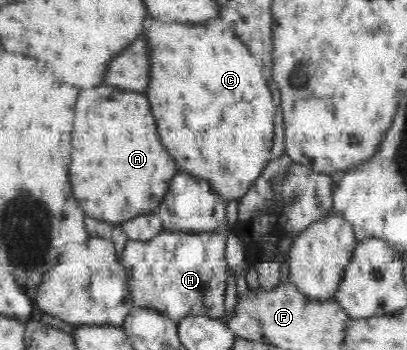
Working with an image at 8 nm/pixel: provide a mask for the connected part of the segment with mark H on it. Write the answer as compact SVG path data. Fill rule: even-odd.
M163 230L147 241L130 239L119 260L127 272L130 300L136 308L157 310L176 322L190 316L221 319L225 315L226 231L186 233Z

